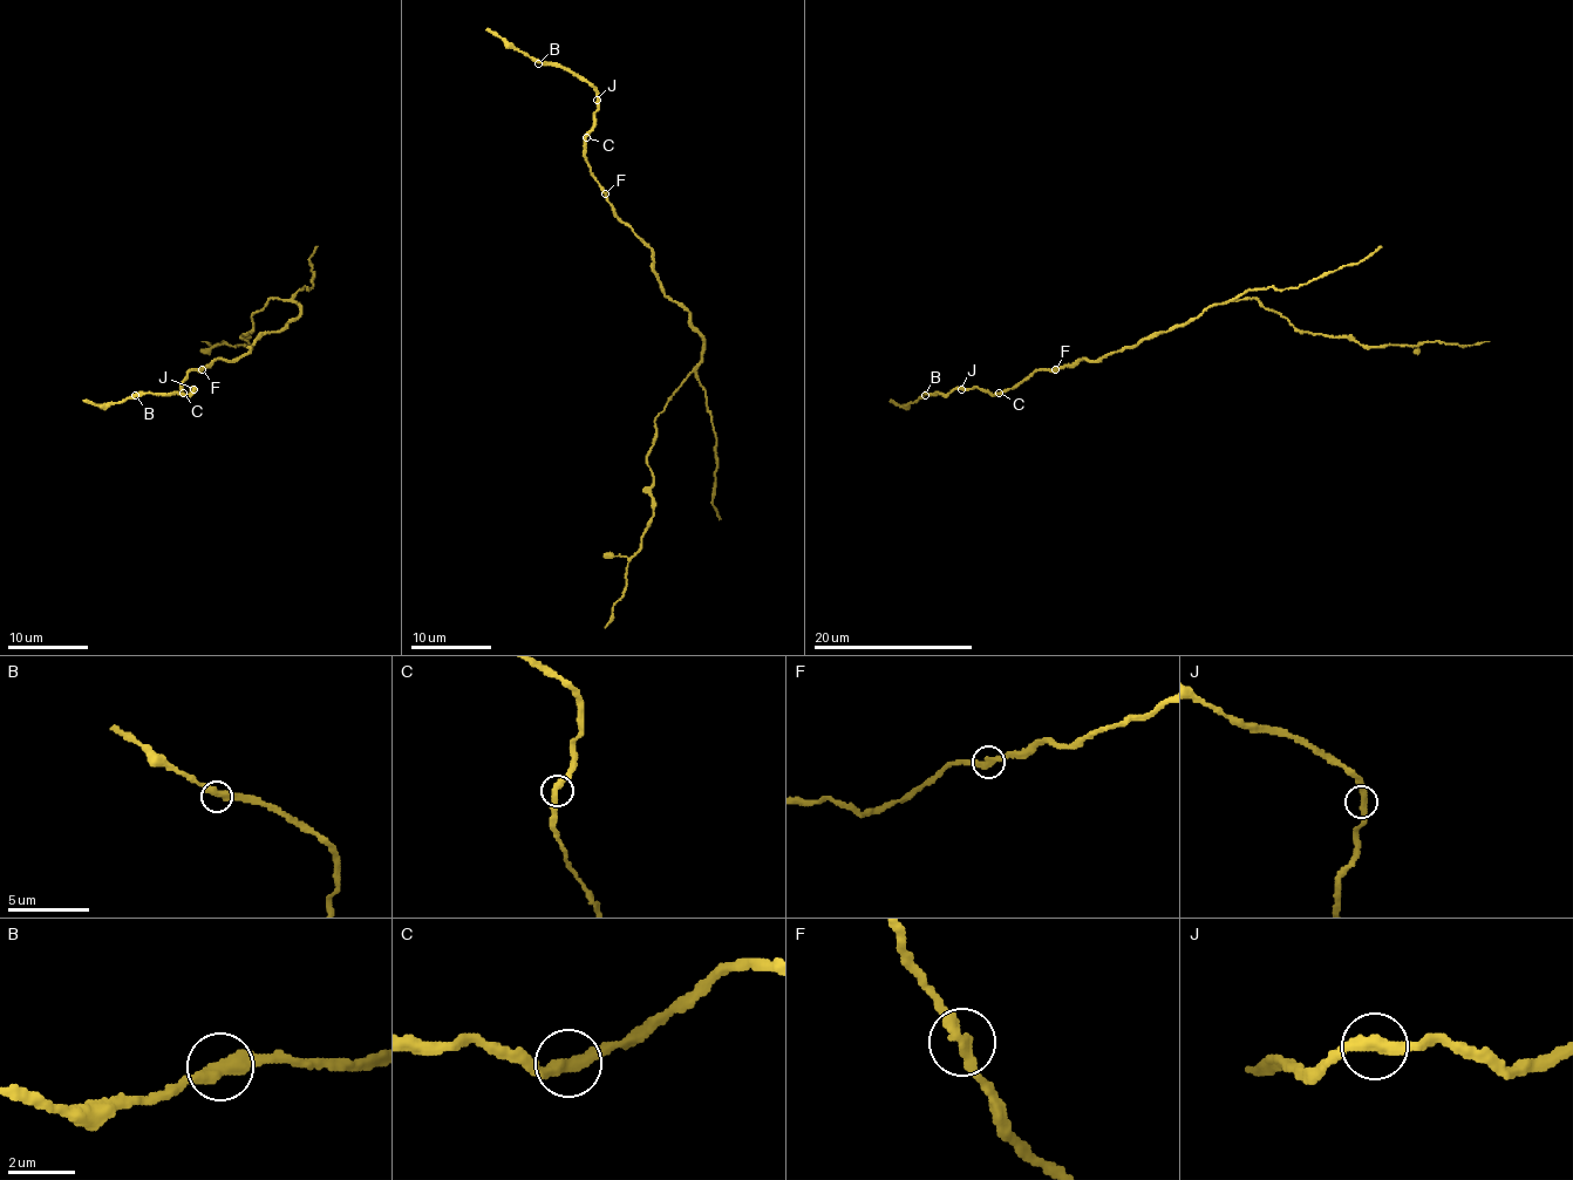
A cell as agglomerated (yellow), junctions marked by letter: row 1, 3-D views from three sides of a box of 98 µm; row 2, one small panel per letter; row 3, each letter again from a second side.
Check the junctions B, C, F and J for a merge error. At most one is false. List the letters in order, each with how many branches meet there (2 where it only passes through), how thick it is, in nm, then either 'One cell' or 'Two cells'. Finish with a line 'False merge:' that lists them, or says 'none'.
B: Branches: 2. Thickness 400 nm. One cell
C: Branches: 2. Thickness 360 nm. One cell
F: Branches: 2. Thickness 400 nm. One cell
J: Branches: 2. Thickness 360 nm. One cell
False merge: none

